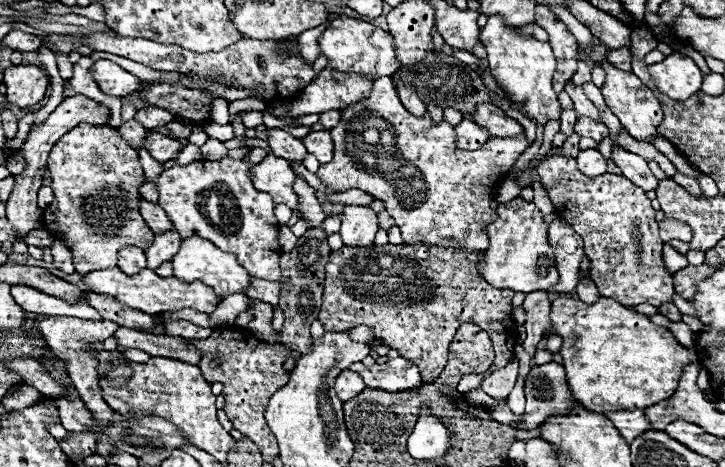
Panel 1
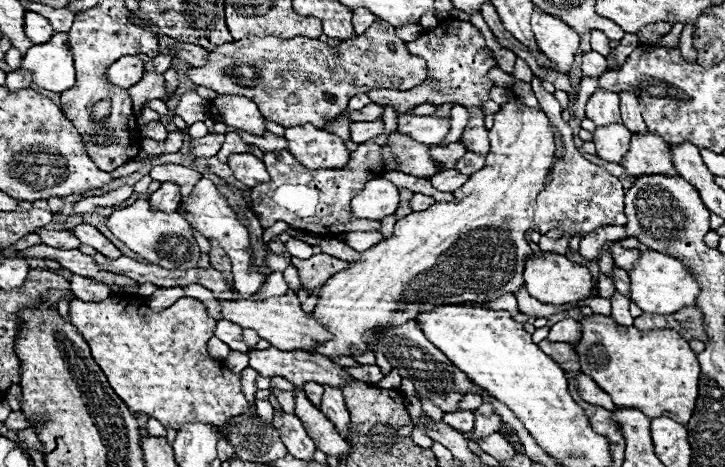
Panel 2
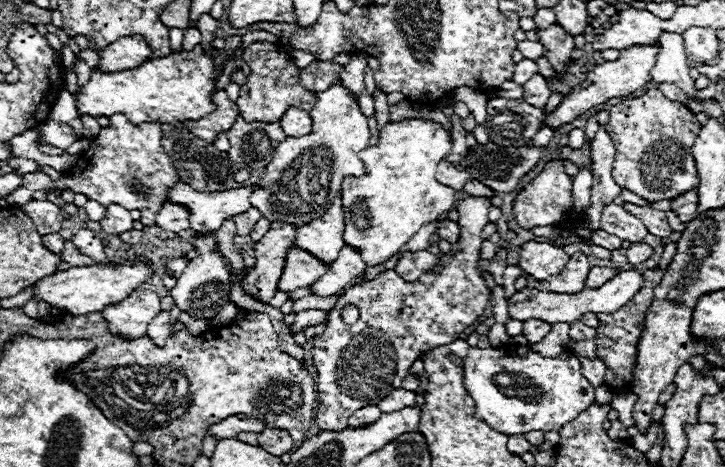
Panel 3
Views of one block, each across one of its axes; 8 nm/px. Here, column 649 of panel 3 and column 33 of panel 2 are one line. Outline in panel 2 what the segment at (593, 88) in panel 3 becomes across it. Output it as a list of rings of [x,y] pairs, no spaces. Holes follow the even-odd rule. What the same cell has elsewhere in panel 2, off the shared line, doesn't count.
[[[58,32],[46,44],[34,44],[20,60],[22,70],[32,72],[32,82],[50,92],[64,92],[74,86],[74,60],[68,48],[68,34]]]

